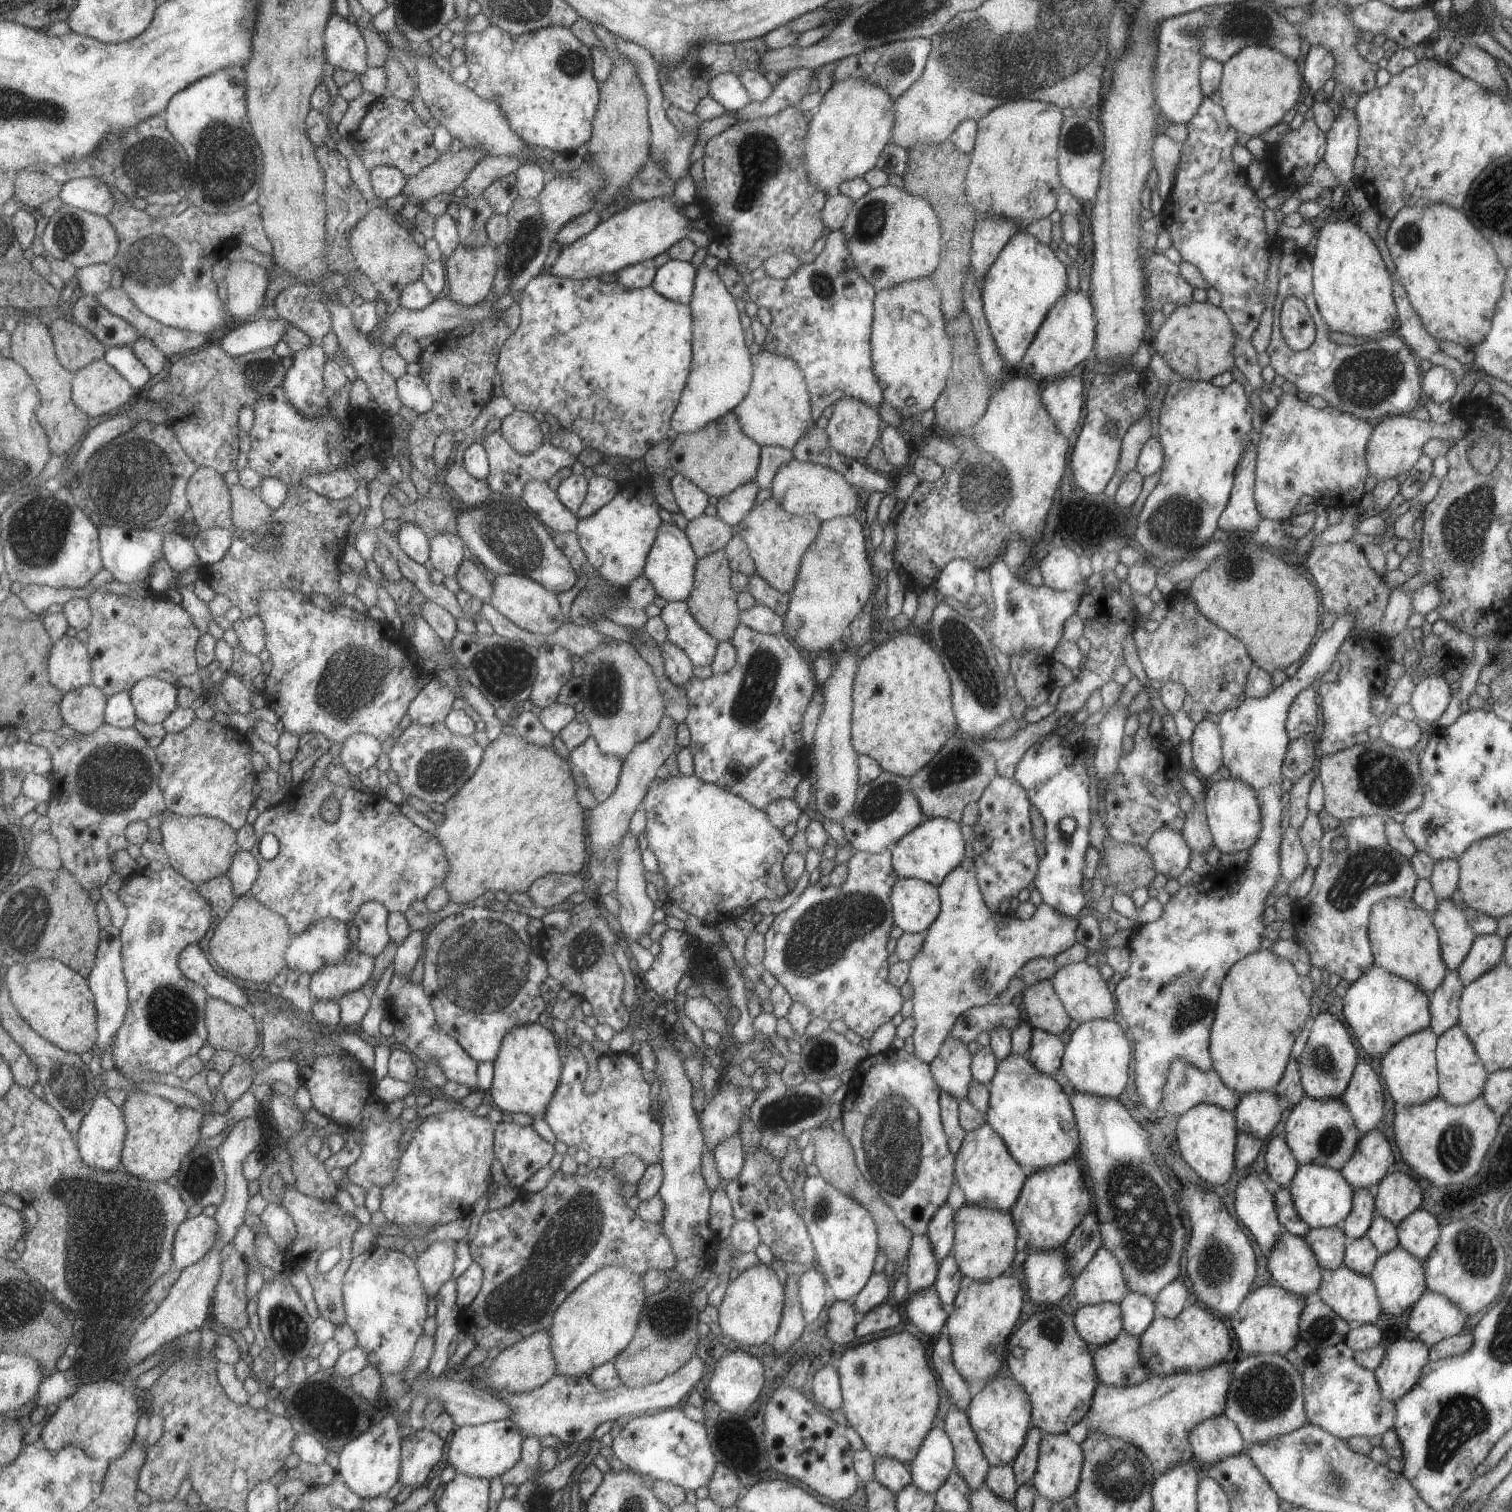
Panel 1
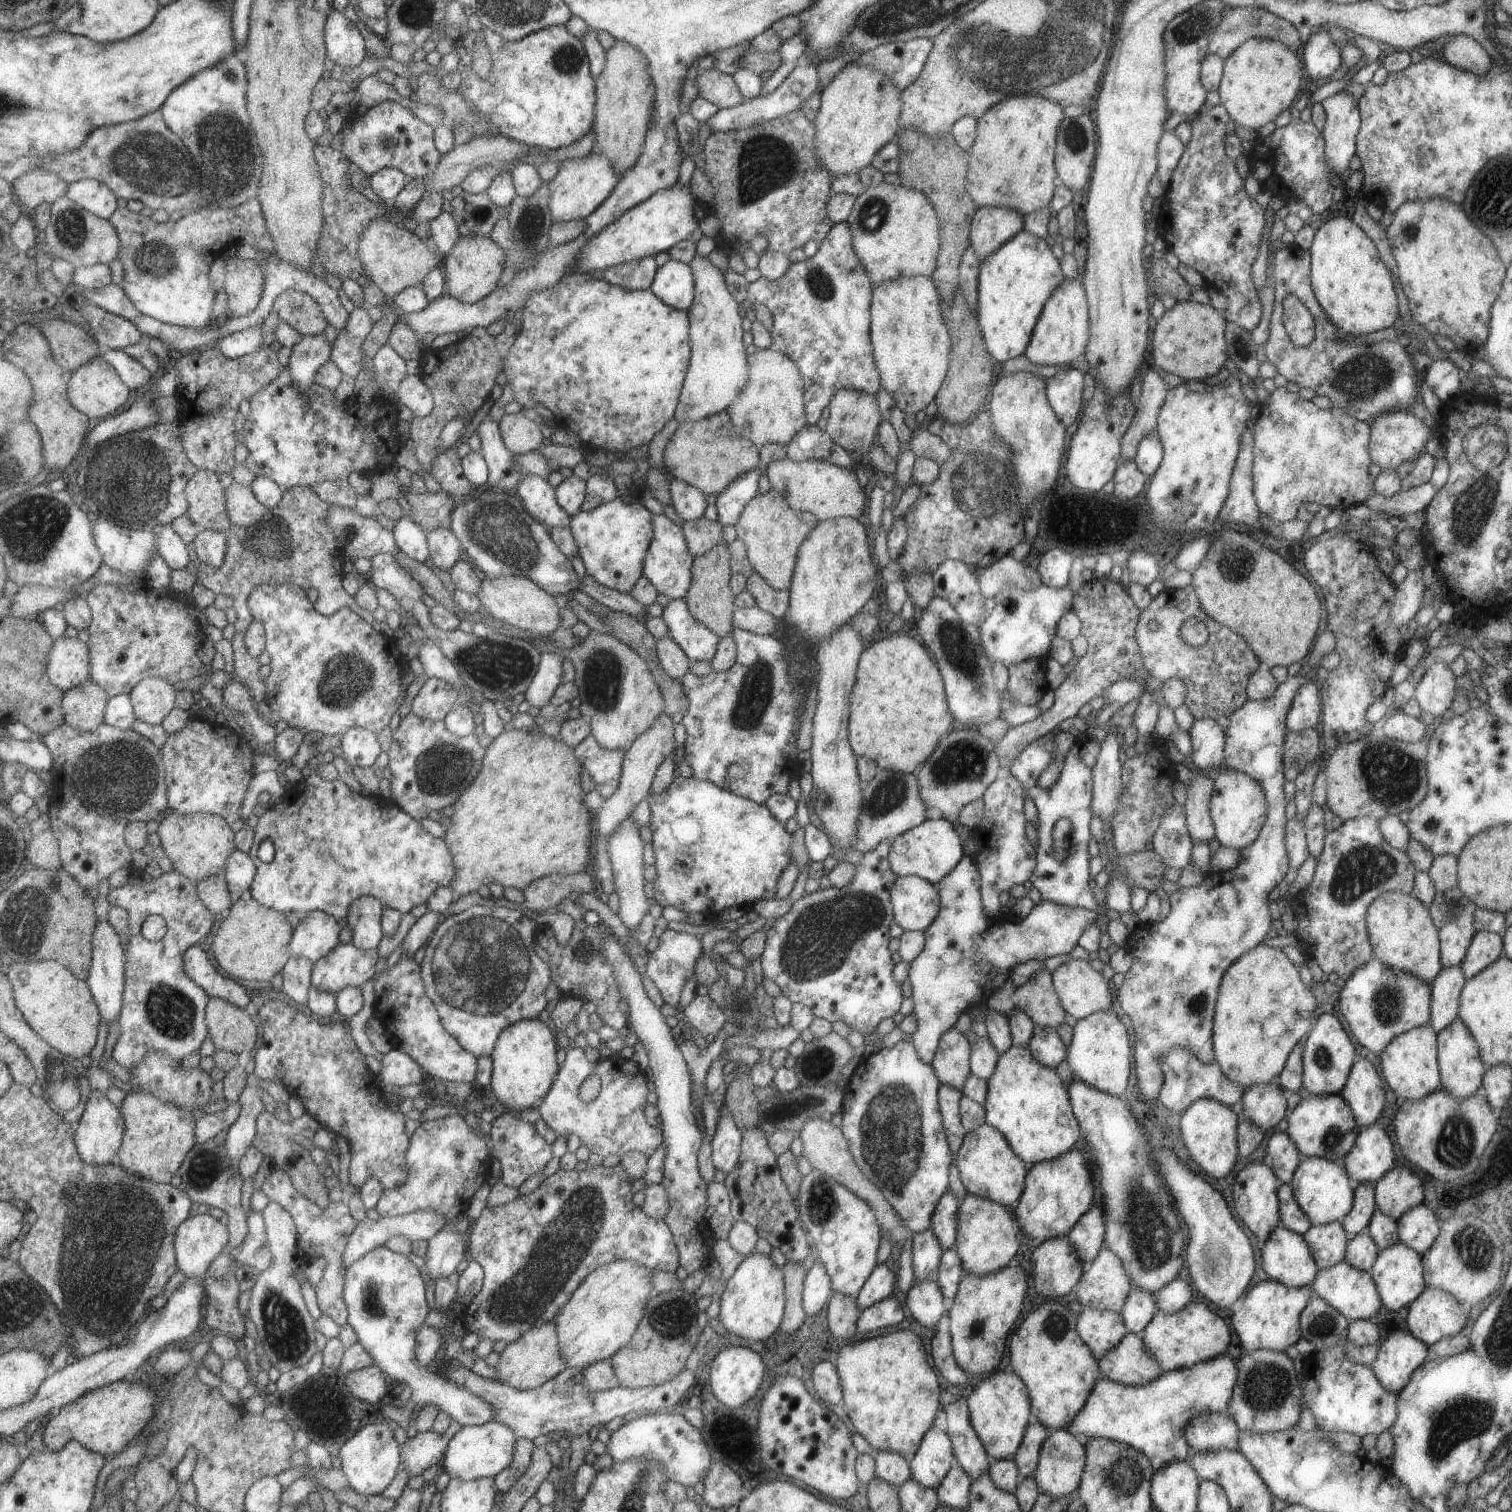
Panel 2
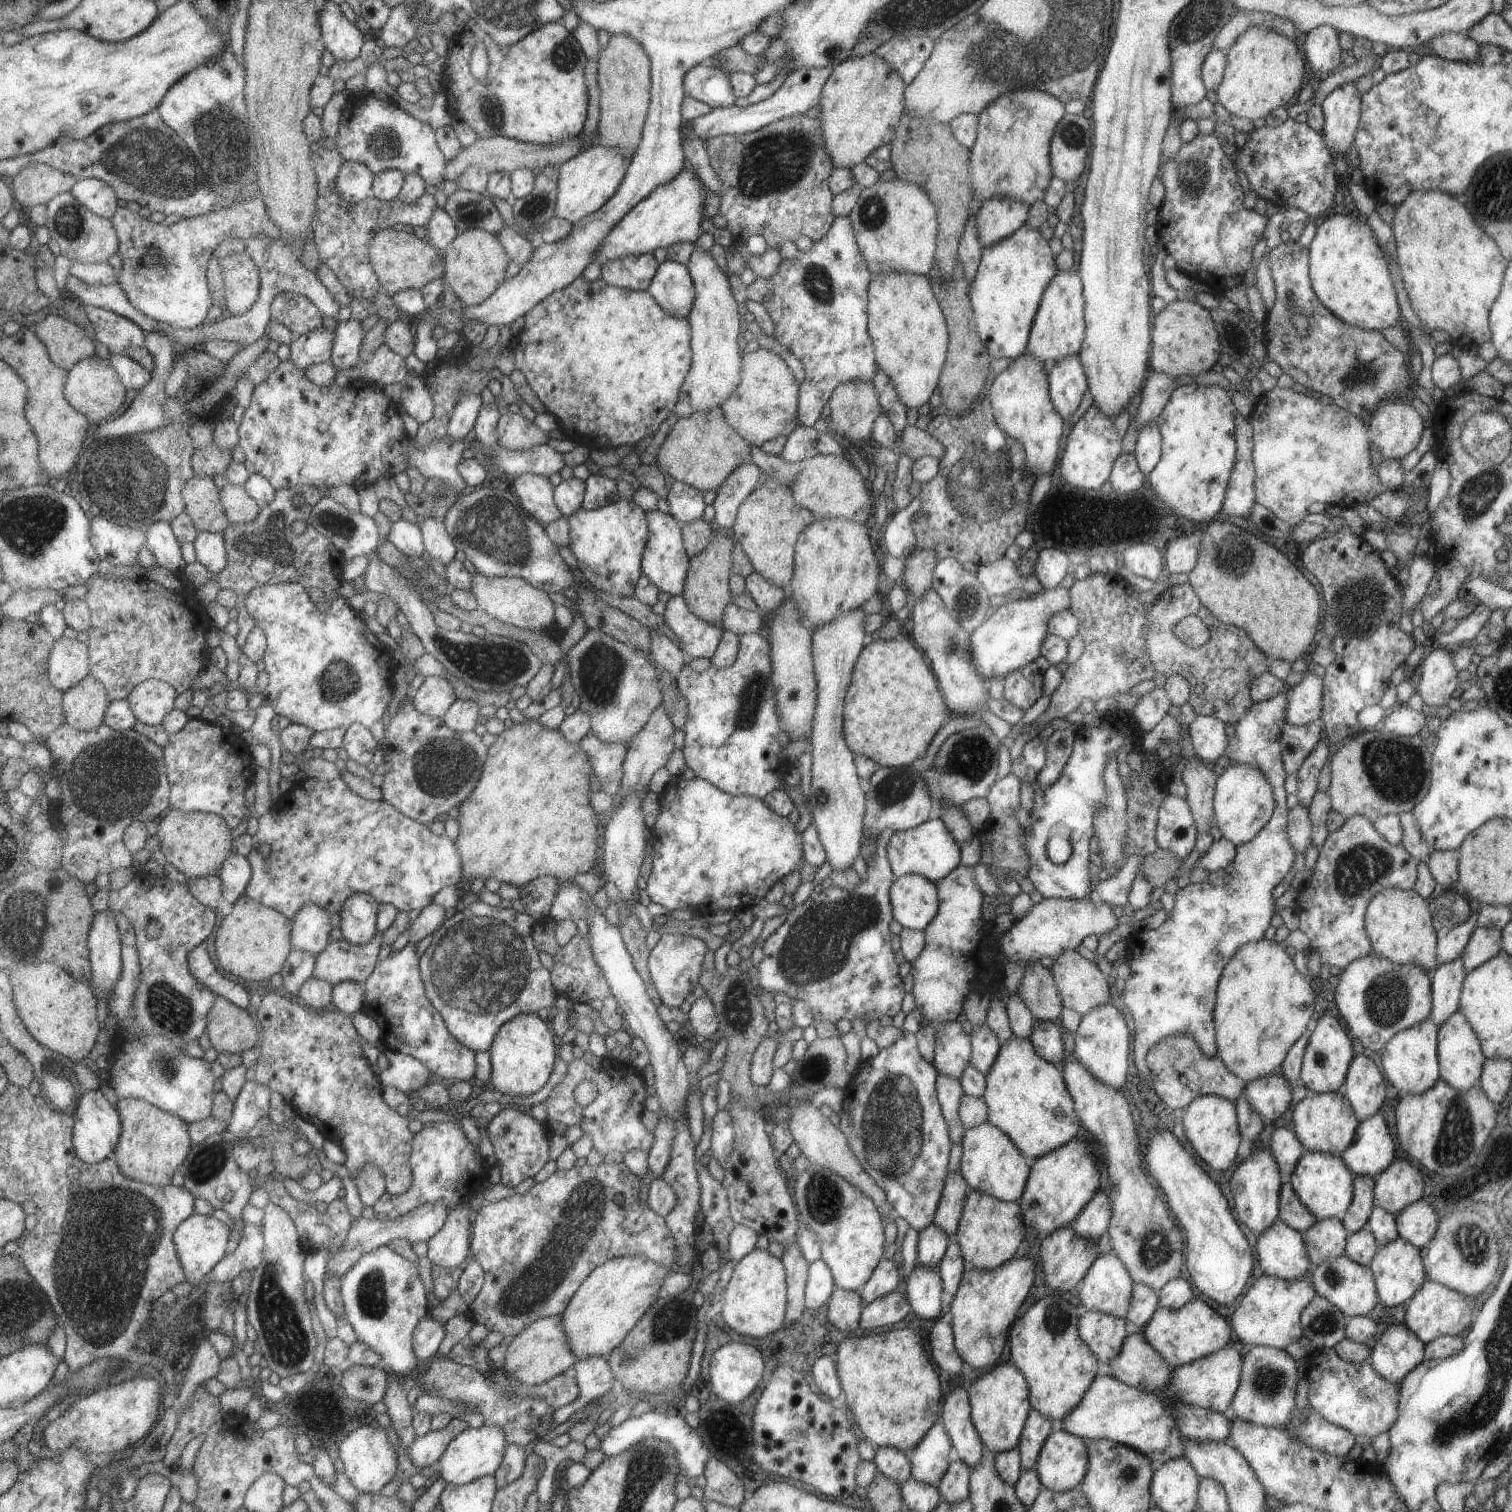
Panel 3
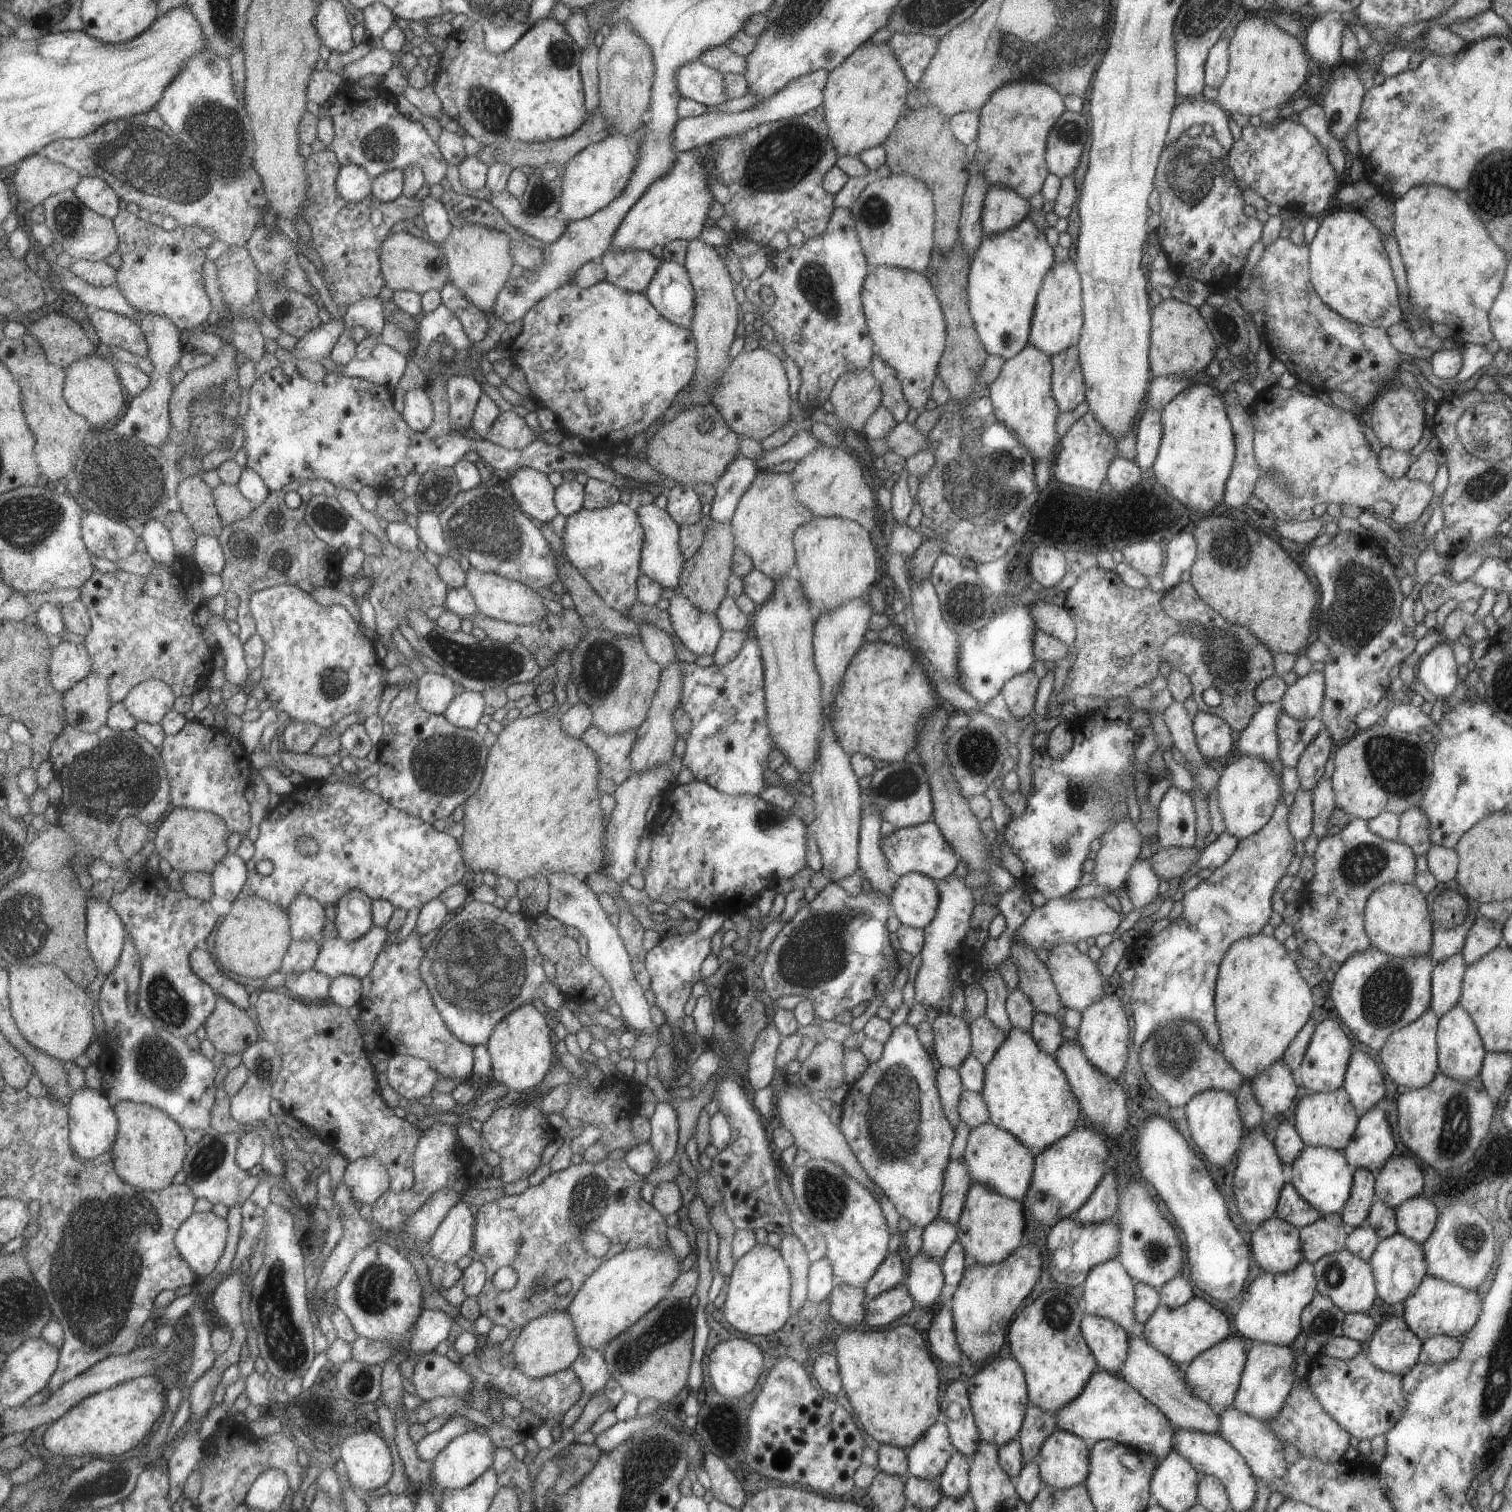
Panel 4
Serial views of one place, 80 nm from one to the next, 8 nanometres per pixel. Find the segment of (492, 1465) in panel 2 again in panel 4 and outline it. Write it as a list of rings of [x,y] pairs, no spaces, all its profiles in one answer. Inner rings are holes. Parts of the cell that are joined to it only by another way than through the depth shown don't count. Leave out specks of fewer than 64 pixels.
[[[469,1431],[453,1438],[432,1460],[430,1475],[433,1487],[442,1490],[463,1489],[471,1484],[486,1468],[492,1466],[493,1443],[486,1434]]]

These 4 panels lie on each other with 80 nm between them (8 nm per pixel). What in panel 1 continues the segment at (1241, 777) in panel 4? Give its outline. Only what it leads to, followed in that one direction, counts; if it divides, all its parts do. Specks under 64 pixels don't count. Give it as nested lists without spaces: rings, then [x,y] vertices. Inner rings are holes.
[[[1232,775],[1229,778],[1216,777],[1204,796],[1206,821],[1212,837],[1212,845],[1220,853],[1234,854],[1246,851],[1258,840],[1261,829],[1259,804],[1254,791],[1244,781]]]

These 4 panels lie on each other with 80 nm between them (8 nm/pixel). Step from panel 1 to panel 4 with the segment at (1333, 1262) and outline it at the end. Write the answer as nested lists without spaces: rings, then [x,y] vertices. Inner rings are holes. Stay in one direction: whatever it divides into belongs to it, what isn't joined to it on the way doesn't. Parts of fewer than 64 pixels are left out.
[[[1339,1212],[1321,1215],[1315,1222],[1298,1228],[1304,1260],[1312,1264],[1324,1254],[1341,1250],[1348,1230]]]

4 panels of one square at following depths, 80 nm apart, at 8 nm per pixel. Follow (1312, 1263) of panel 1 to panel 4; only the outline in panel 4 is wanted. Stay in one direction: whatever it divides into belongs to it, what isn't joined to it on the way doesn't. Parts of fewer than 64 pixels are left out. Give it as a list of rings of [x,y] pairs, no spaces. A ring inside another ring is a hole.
[[[1275,1216],[1252,1228],[1249,1248],[1261,1272],[1284,1273],[1304,1260],[1298,1228]]]

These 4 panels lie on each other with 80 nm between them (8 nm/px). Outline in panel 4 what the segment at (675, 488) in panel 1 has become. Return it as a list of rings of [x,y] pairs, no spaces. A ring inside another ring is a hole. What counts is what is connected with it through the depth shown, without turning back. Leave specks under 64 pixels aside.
[[[676,483],[673,488],[666,491],[665,495],[668,499],[665,510],[675,524],[678,524],[679,527],[699,524],[703,516],[700,511],[702,504],[699,503],[694,487]]]

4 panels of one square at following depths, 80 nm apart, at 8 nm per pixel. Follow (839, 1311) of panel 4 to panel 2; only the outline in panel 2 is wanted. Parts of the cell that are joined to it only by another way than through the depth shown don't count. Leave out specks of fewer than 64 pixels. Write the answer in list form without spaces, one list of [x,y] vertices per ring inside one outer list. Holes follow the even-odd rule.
[[[833,1292],[826,1306],[826,1322],[831,1336],[837,1340],[847,1340],[853,1336],[860,1312],[855,1299]]]

